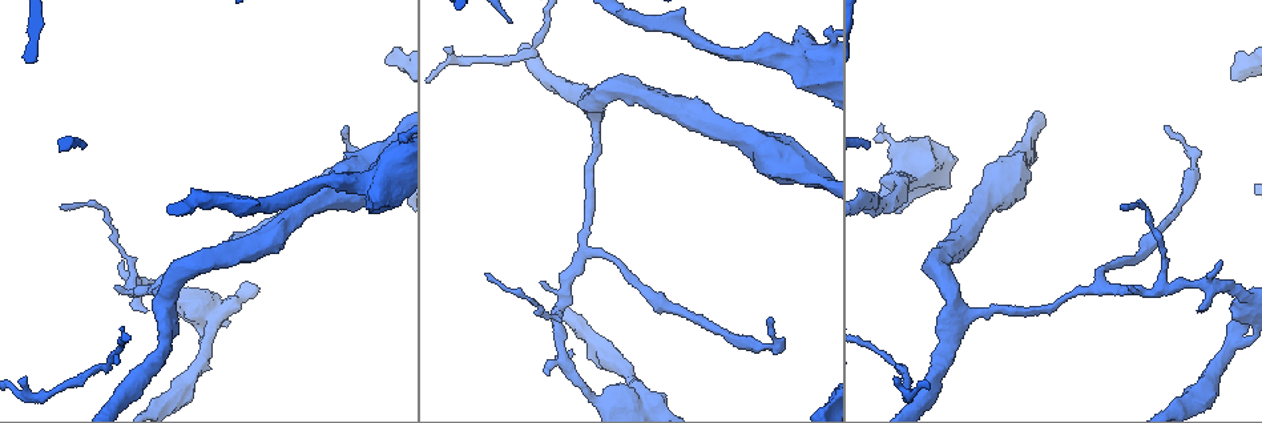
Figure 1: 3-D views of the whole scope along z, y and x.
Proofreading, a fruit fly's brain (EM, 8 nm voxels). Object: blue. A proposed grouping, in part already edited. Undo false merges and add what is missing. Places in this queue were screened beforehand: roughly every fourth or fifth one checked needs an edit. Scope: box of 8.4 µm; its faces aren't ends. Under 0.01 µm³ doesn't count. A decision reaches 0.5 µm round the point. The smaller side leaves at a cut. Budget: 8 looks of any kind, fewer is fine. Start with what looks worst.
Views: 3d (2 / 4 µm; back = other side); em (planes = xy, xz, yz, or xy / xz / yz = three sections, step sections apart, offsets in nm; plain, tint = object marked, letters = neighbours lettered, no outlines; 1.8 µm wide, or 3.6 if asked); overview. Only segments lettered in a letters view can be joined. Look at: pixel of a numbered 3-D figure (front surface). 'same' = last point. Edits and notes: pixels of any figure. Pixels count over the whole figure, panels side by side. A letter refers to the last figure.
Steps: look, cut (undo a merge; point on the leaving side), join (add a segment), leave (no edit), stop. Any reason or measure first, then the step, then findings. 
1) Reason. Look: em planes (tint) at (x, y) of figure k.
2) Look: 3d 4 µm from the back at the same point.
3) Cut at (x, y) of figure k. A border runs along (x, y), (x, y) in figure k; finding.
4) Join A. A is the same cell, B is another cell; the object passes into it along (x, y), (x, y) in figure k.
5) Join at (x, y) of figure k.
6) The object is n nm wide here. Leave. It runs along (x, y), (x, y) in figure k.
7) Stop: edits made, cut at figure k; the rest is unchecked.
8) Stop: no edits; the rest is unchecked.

Abrupt turn. Look: 3d 2 µm at (558, 312) of figure 1.

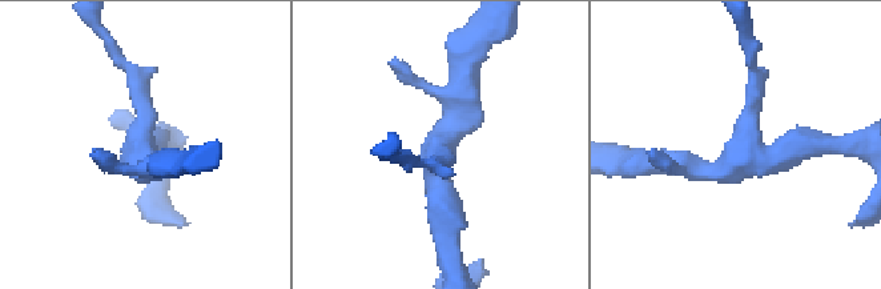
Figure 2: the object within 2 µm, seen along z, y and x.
Look: em xz step 4 (letters) at (136, 158) of figure 2.

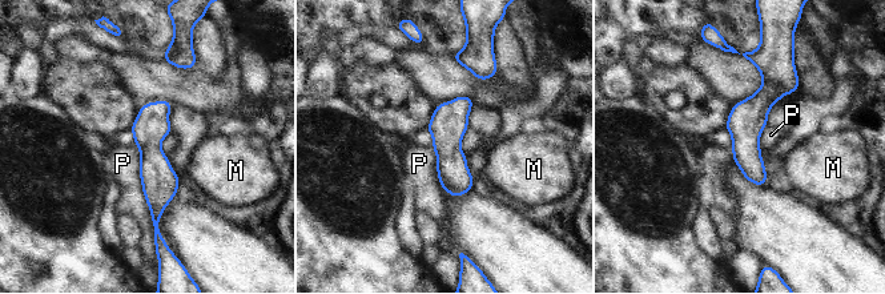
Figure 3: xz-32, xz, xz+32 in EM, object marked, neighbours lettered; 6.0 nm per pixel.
The object is 220 nm wide here. Leave. M and P are other cells; it runs along (164, 103), (153, 117), (156, 224) in figure 3; continuous, no second neuron.

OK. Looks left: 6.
Branch stops here. Look: em 3.6 µm planes (letters) at (370, 210) of figure 1.

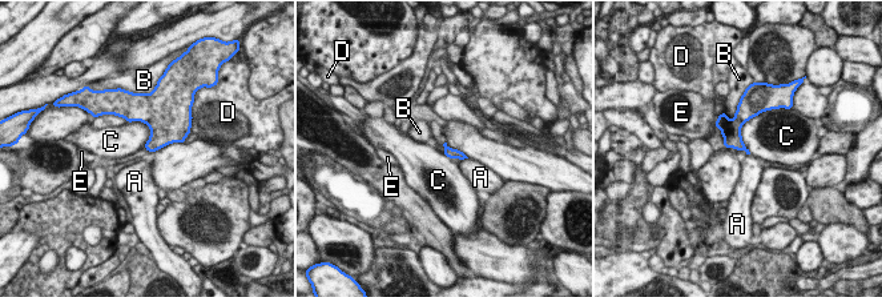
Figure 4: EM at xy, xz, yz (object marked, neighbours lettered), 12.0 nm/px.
Leave. A, B, C, D and E are other cells; a border runs along (766, 109), (741, 128), (749, 153) in figure 4; no lettered segment goes on from it.

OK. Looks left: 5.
Thin end. Look: 3d 2 µm from the back at (26, 378) of figure 1.

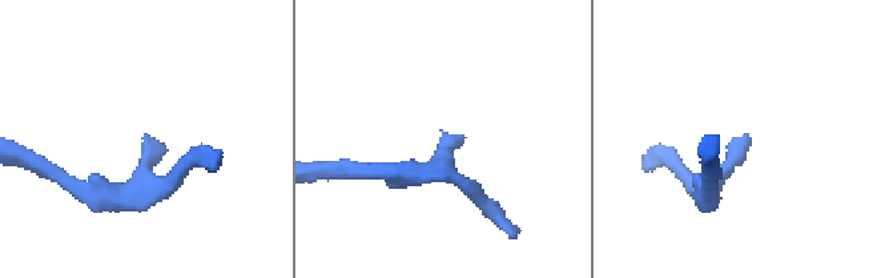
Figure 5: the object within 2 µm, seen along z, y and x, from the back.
Need the tissue. Look: em yz step 8 (tint) at (746, 139) of figure 5.

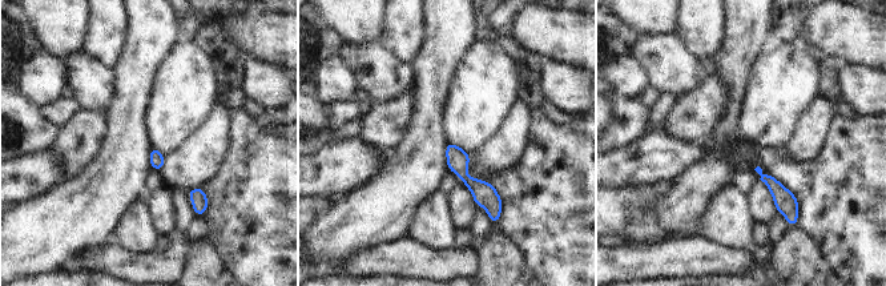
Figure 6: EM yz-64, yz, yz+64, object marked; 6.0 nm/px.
What lies round it. Look: em yz step 8 (letters) at the same point.

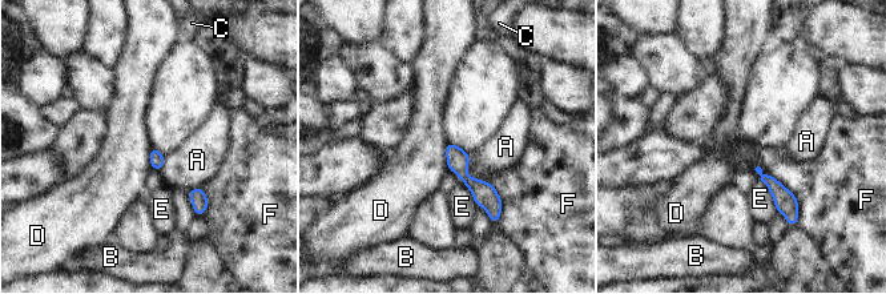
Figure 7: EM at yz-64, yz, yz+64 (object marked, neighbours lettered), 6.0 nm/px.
Leave. A, B, C, D, E and F are other cells; a border runs along (446, 141), (446, 166), (448, 169) in figure 7; no lettered segment goes on from it.

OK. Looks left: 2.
Stop: no edits; the rest is unchecked.

